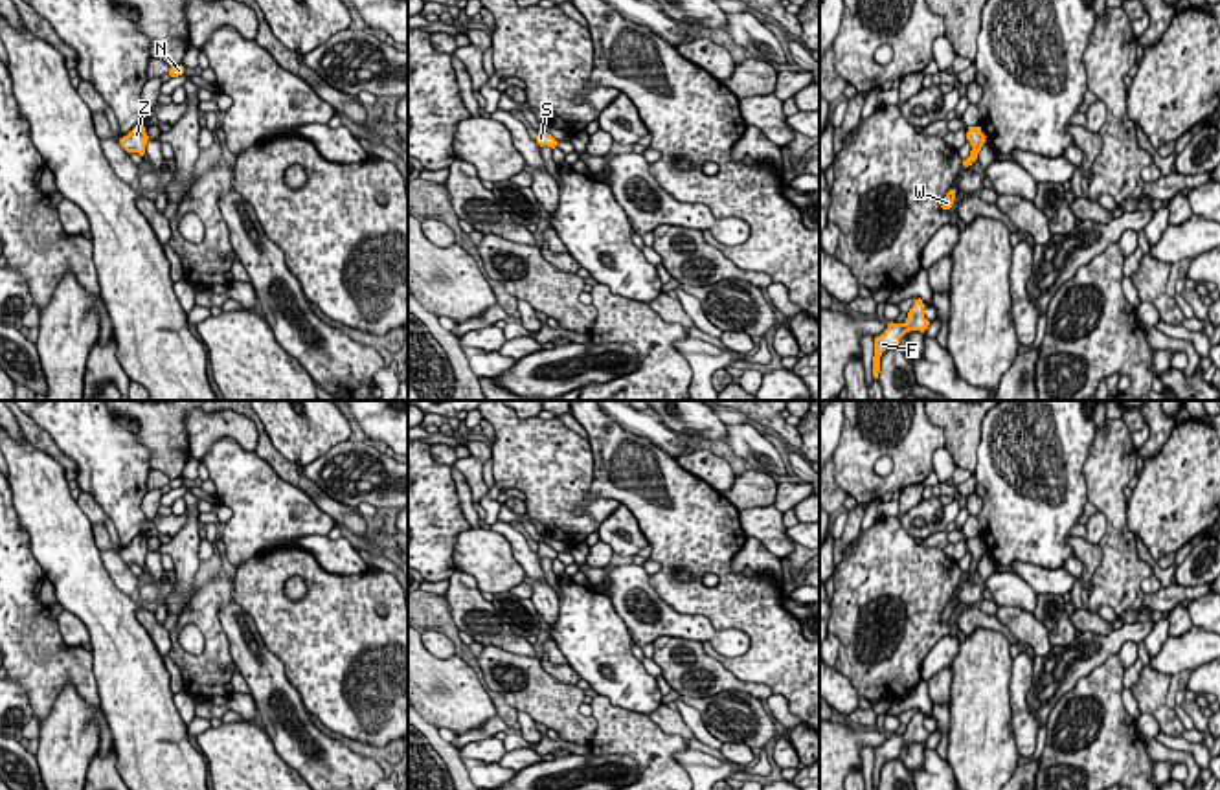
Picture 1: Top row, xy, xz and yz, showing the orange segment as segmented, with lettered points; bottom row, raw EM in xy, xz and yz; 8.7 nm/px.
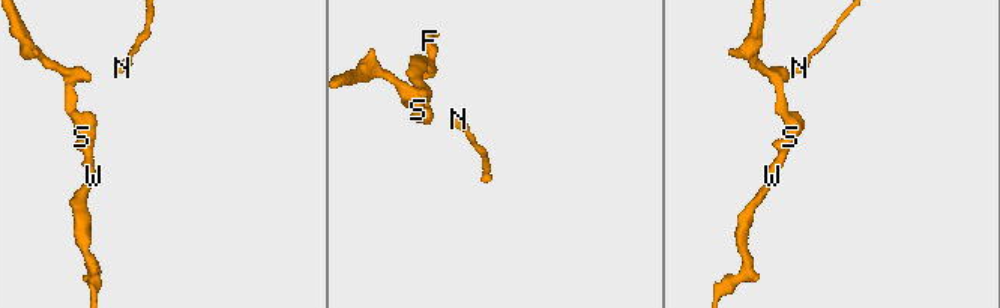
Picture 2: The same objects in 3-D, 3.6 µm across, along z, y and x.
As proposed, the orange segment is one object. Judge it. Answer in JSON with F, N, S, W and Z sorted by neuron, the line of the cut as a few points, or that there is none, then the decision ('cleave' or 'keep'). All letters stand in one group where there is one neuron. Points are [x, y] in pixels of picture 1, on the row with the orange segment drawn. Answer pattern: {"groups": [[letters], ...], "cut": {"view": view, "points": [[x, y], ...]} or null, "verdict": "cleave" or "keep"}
{"groups": [["F", "N", "S", "W", "Z"]], "cut": null, "verdict": "keep"}

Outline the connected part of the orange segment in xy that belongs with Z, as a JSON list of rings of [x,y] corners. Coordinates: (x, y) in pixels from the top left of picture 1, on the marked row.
[[[136,125],[127,136],[119,138],[119,143],[127,152],[138,152],[140,156],[145,154],[147,141],[149,136],[143,125]]]

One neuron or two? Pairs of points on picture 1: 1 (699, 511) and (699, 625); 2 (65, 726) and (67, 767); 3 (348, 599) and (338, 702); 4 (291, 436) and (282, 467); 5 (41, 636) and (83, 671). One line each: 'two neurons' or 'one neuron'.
1: two neurons
2: one neuron
3: one neuron
4: two neurons
5: one neuron

